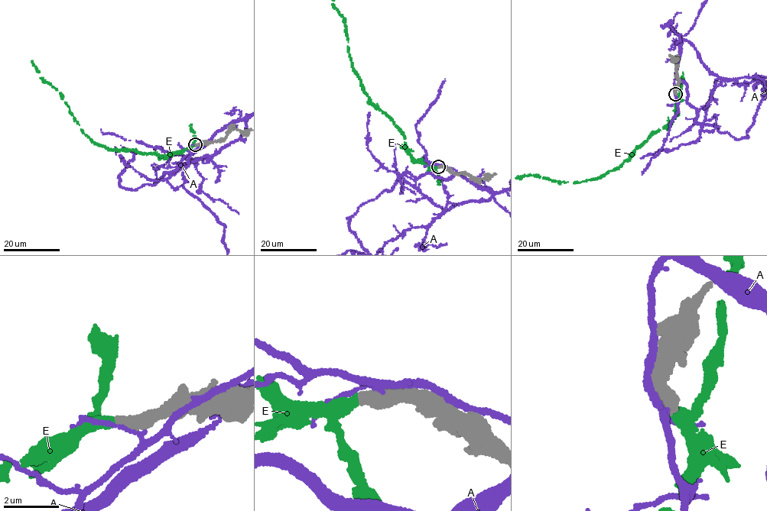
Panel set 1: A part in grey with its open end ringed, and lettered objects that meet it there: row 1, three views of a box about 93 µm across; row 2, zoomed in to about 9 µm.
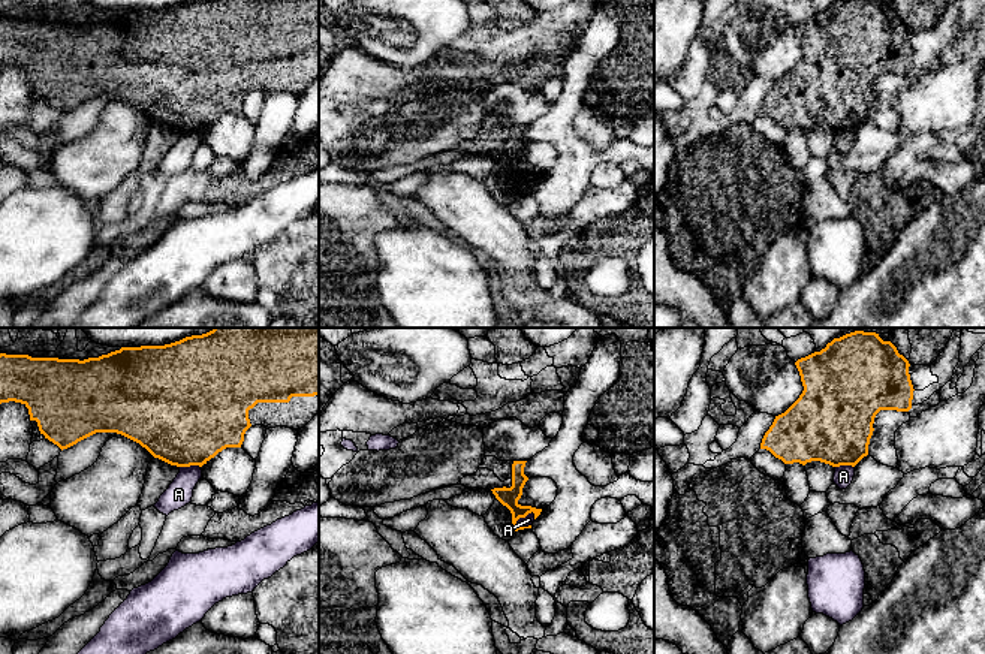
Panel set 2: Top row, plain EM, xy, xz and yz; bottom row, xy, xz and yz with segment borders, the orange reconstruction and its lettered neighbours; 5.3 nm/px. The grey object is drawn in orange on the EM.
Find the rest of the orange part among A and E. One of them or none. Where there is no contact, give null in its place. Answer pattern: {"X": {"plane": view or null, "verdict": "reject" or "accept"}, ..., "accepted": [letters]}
{"A": {"plane": "xz", "verdict": "reject"}, "E": {"plane": null, "verdict": "accept"}, "accepted": ["E"]}

